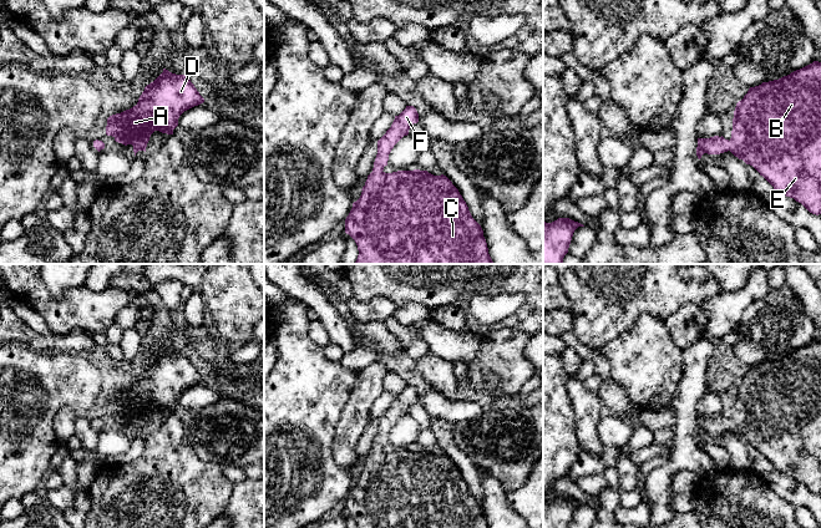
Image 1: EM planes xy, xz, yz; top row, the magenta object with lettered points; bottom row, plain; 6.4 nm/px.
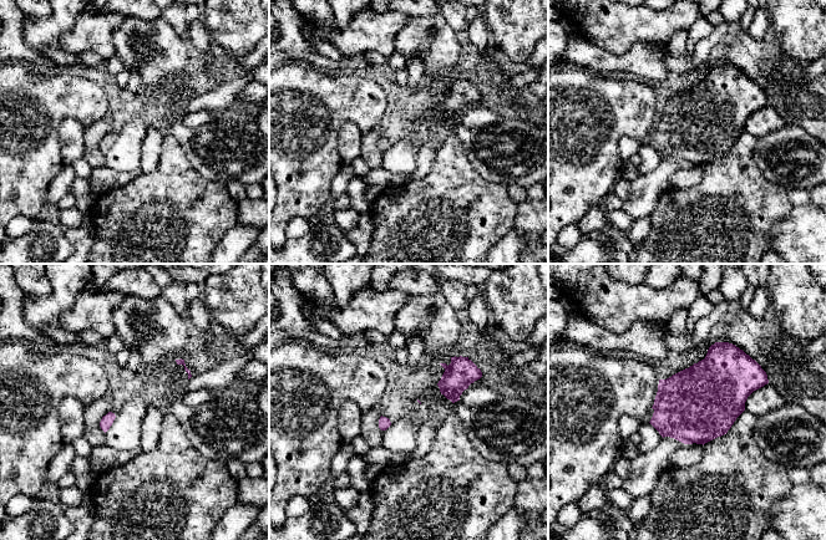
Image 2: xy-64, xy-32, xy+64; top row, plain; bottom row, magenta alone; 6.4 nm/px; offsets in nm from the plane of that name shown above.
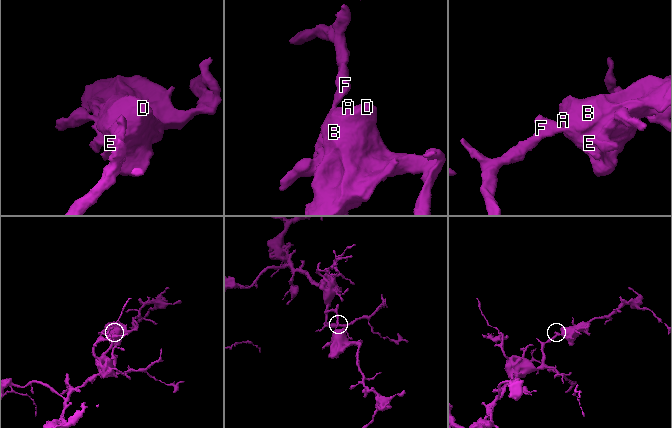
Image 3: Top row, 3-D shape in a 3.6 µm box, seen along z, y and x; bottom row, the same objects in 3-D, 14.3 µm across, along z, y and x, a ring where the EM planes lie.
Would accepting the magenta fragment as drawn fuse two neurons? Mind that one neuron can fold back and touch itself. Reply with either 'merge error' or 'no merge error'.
no merge error

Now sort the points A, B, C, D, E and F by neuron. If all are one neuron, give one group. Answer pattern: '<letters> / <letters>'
A B C D E F

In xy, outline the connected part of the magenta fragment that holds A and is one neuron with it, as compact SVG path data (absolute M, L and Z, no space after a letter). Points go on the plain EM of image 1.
M163 347L163 351L138 377L136 385L107 397L106 413L125 425L132 423L135 435L145 430L154 410L173 413L179 395L201 382L199 374L191 359Z

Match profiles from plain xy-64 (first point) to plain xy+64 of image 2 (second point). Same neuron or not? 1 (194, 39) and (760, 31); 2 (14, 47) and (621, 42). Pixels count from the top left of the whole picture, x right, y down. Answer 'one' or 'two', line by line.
1: one
2: two

